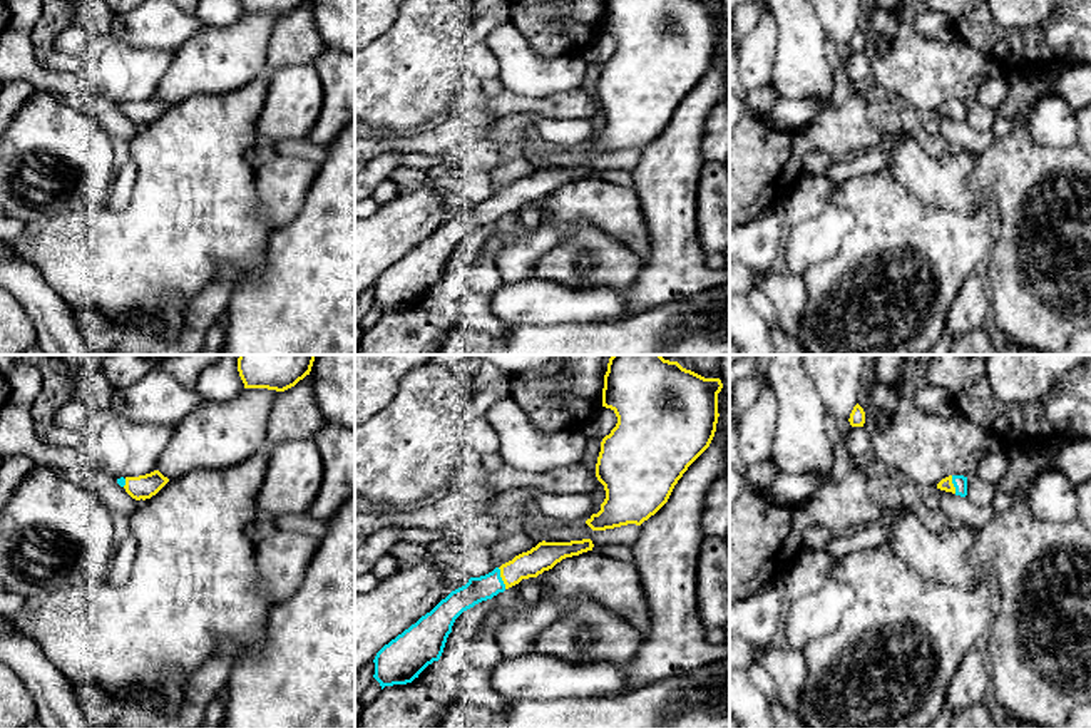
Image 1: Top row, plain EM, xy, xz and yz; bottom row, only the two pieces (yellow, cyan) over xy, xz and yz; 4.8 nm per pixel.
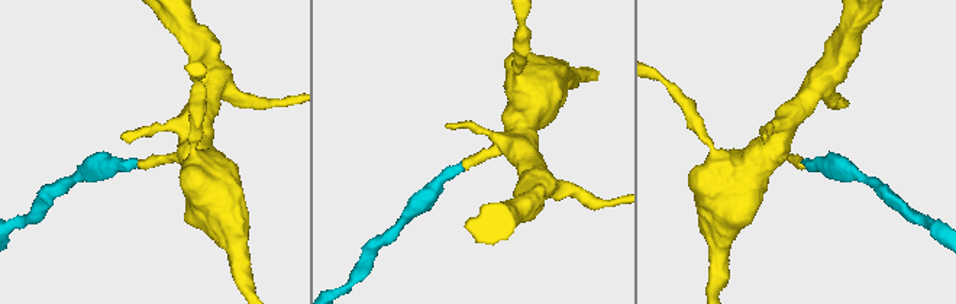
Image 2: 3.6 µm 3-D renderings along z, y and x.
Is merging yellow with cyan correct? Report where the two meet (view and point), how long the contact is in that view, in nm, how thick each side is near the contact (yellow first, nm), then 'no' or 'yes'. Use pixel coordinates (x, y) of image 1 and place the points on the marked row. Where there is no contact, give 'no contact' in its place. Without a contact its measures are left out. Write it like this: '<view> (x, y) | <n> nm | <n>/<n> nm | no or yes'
xz (502, 578) | 110 nm | 140/120 nm | yes

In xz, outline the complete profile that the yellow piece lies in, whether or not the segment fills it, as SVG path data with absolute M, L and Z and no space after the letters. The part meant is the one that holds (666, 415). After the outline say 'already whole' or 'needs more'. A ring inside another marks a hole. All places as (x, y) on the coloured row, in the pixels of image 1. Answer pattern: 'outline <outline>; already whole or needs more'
outline M612 355L609 358L604 375L602 407L616 413L617 423L601 442L596 477L604 485L606 499L601 510L586 520L592 531L627 524L641 525L668 502L678 480L715 437L721 388L720 378L704 378L683 368L678 361L664 360L661 355Z; already whole

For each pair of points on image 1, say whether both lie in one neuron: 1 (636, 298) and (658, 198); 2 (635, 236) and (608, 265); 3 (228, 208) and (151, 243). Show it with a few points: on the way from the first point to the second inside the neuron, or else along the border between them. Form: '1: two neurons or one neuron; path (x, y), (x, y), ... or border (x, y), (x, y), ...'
1: one neuron; path (661, 273), (663, 223)
2: two neurons; border (593, 225), (626, 245), (643, 261)
3: one neuron; path (210, 208), (201, 208), (169, 240)

